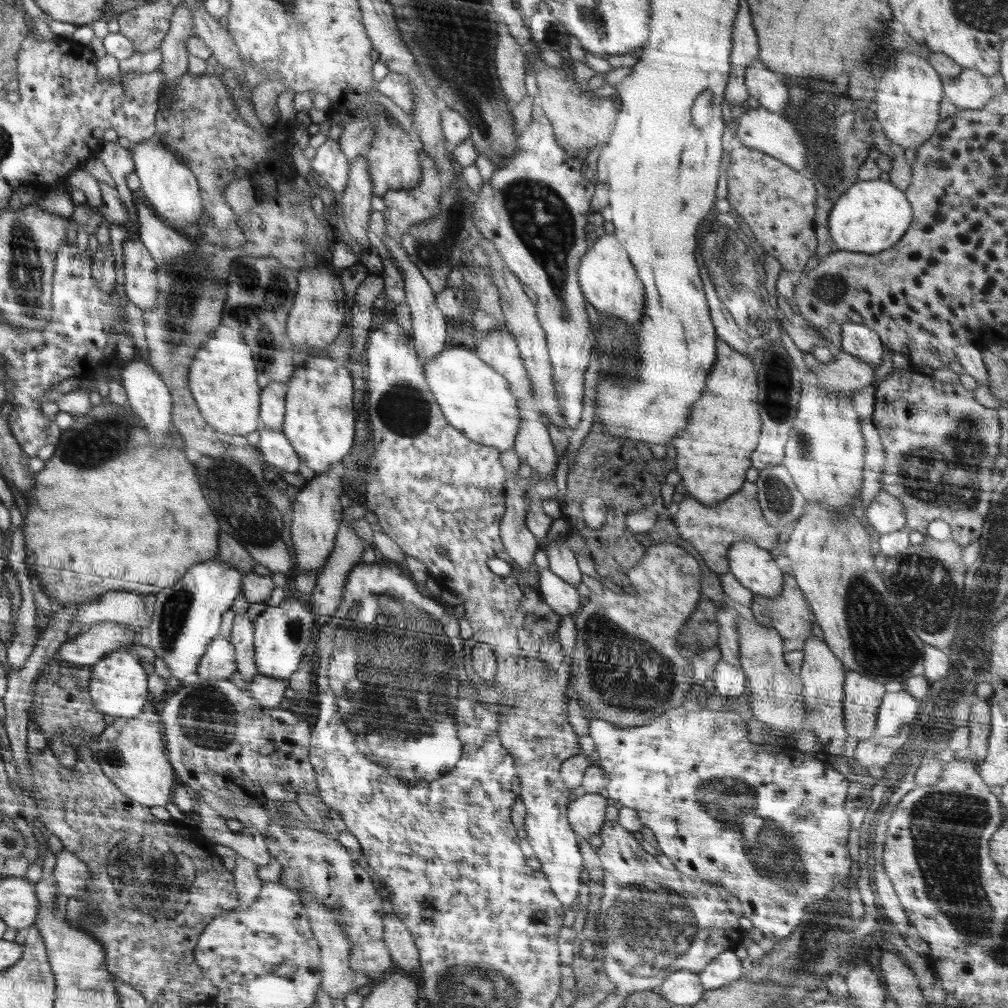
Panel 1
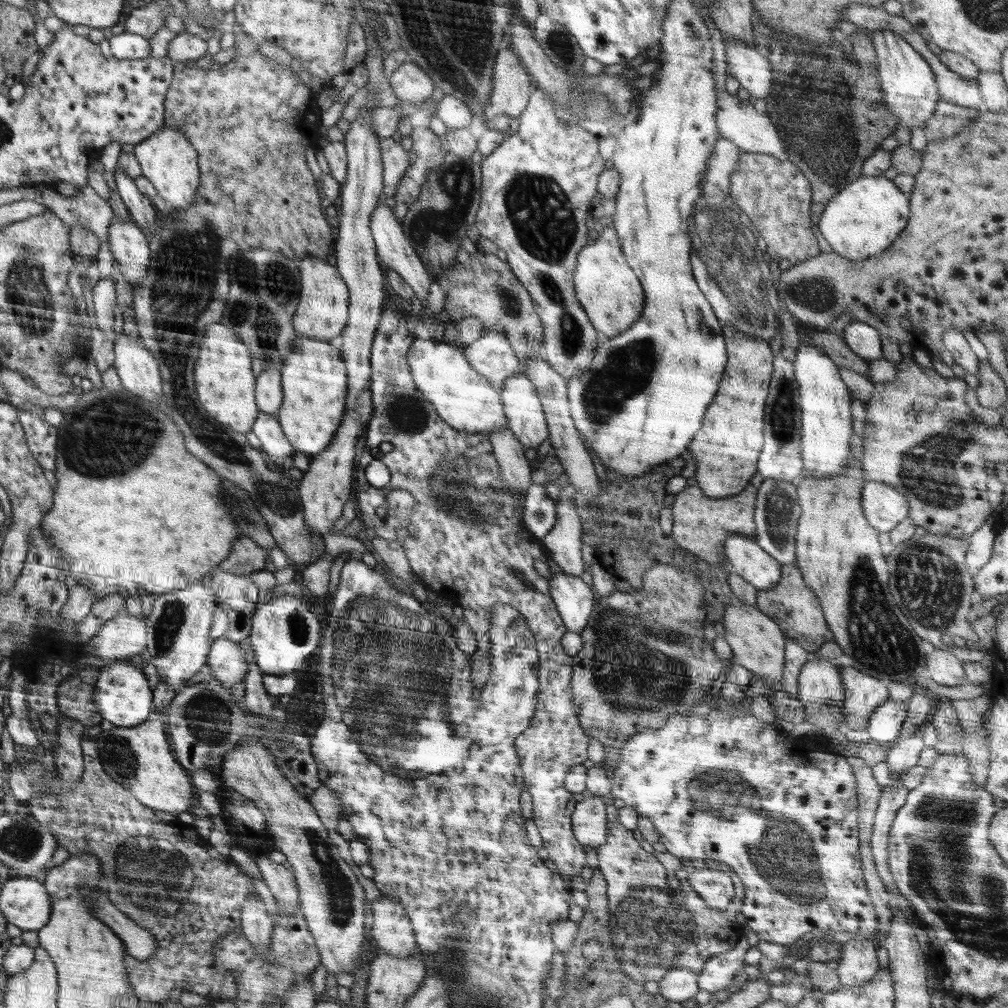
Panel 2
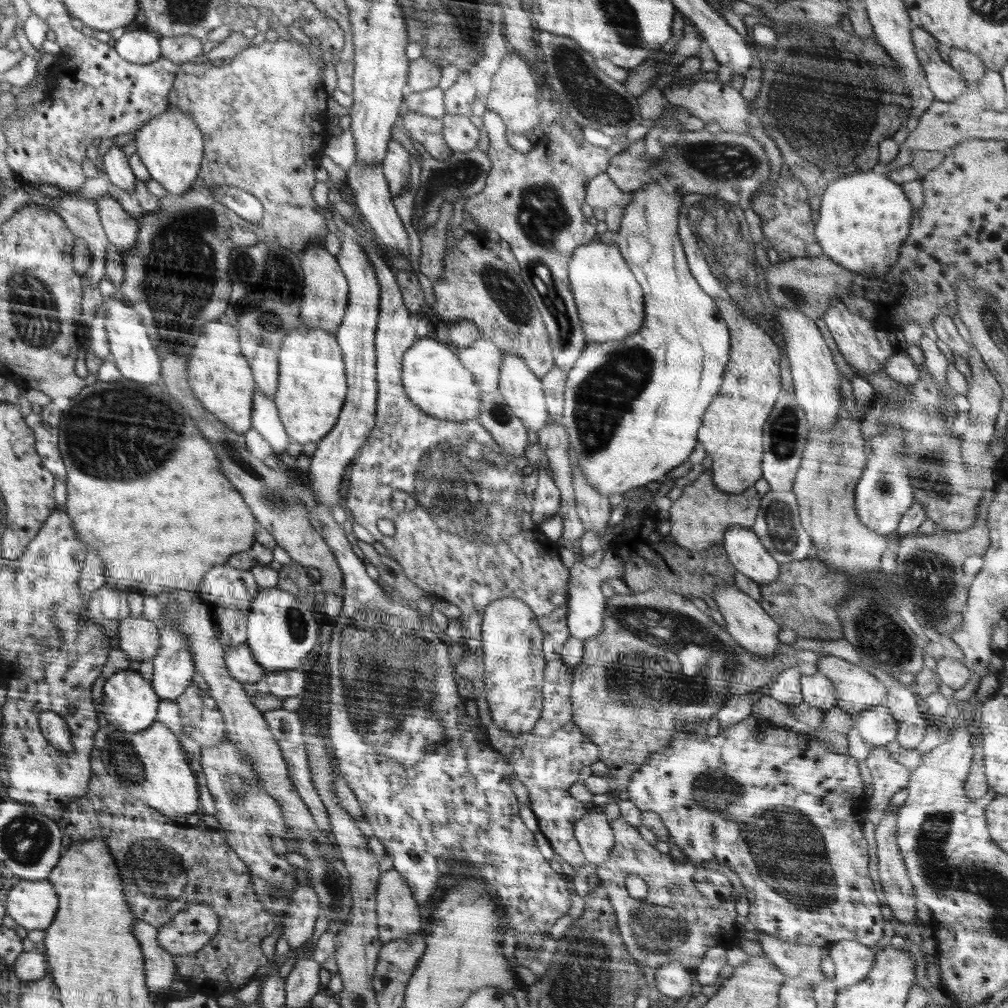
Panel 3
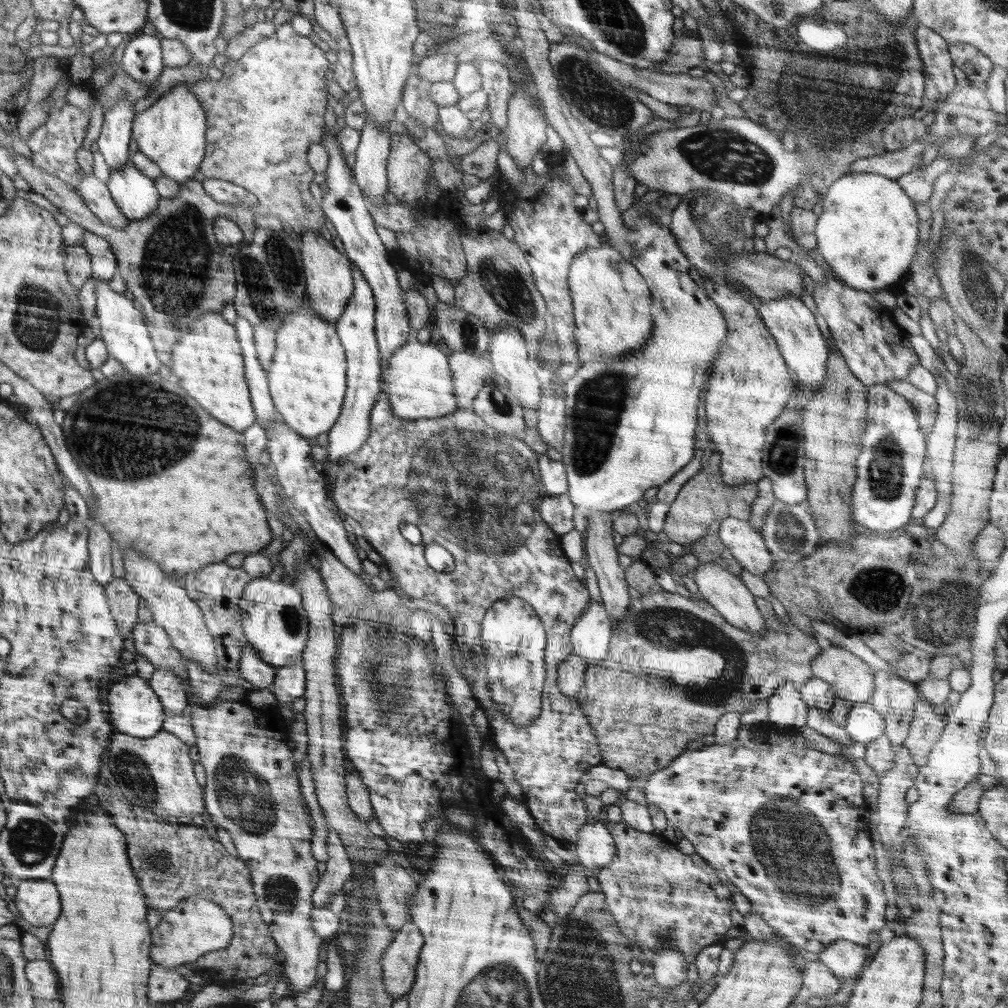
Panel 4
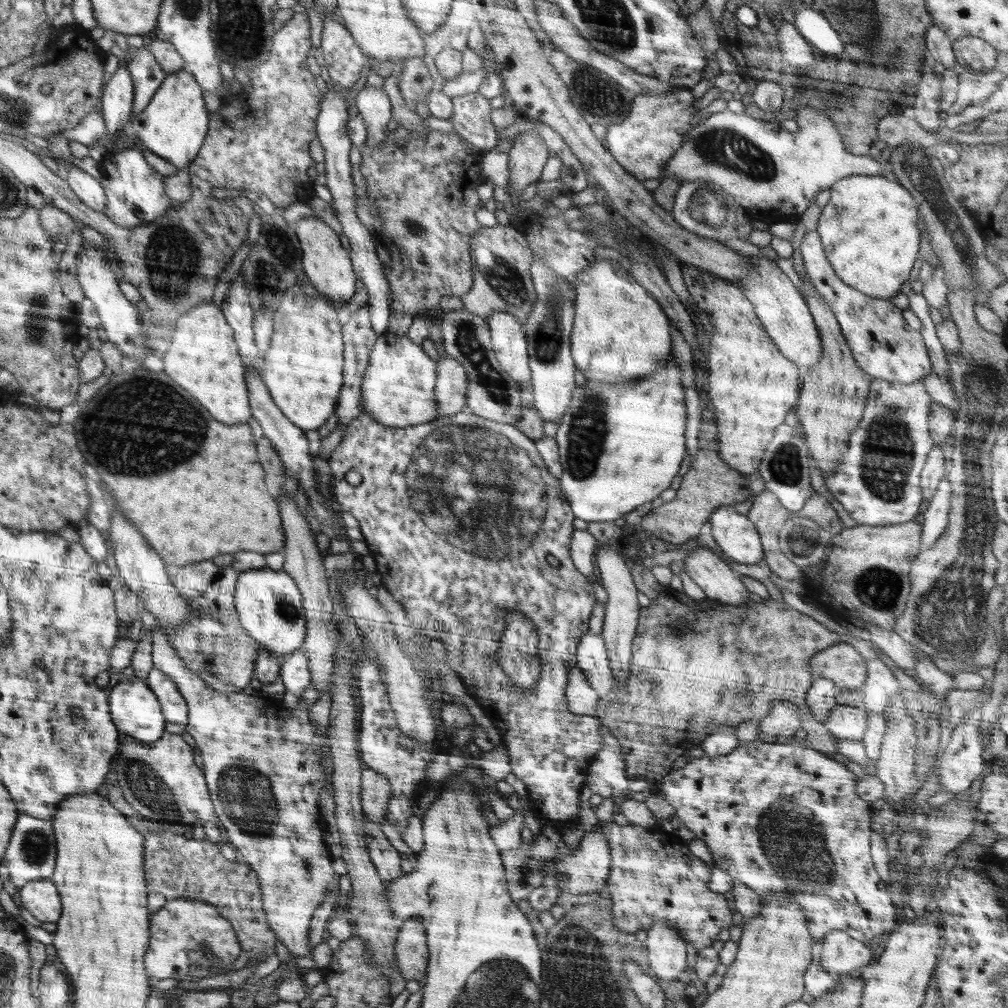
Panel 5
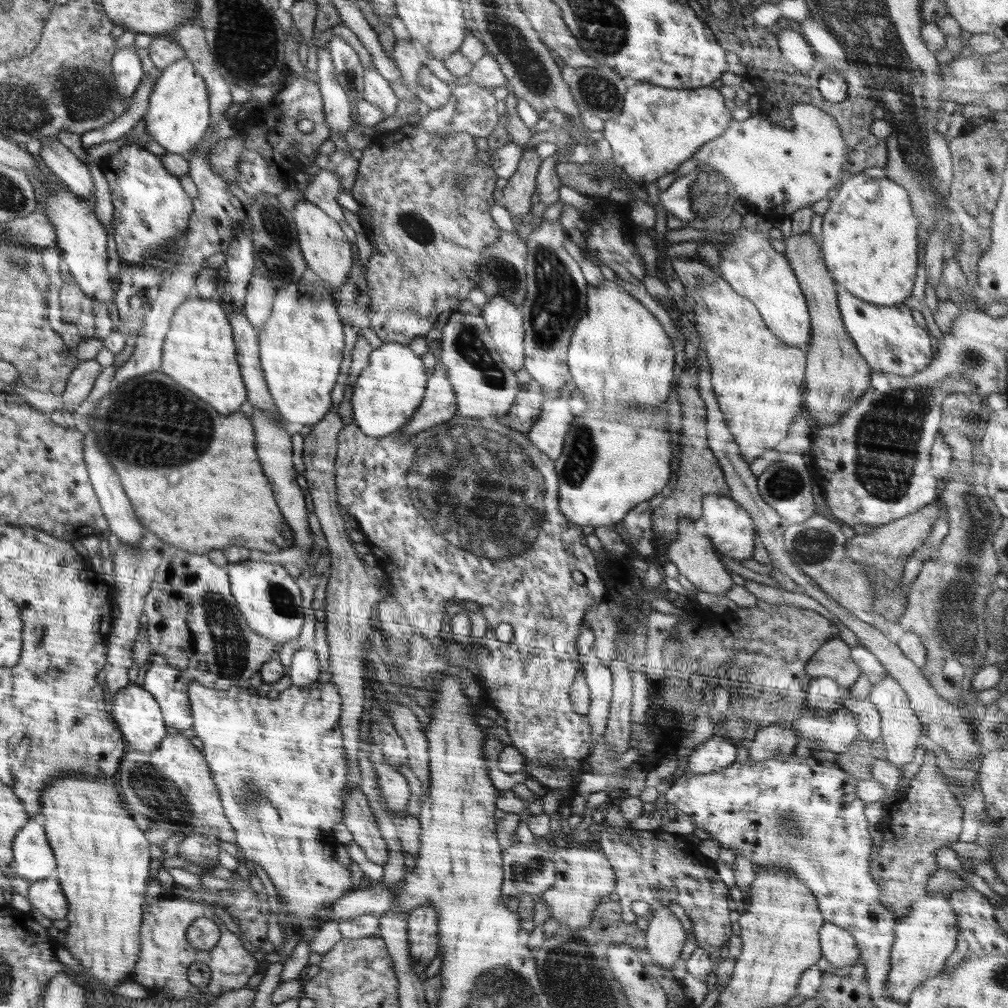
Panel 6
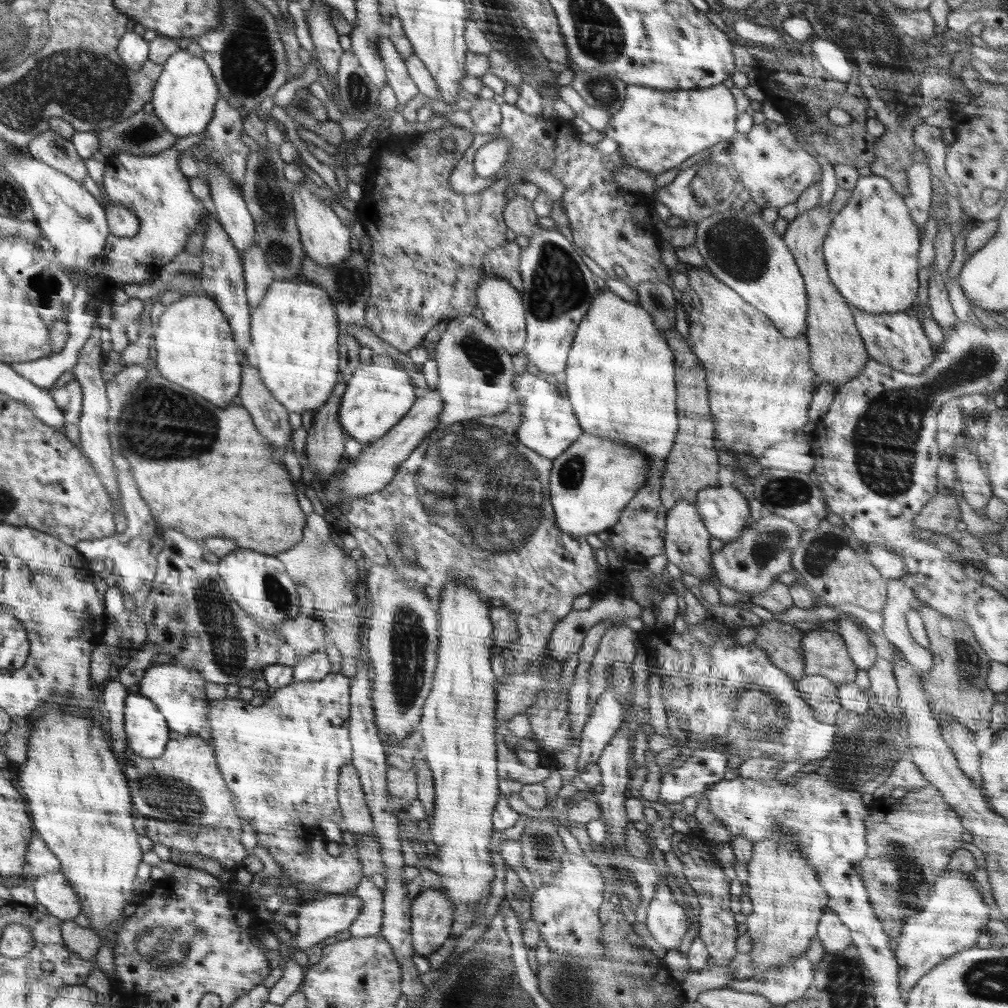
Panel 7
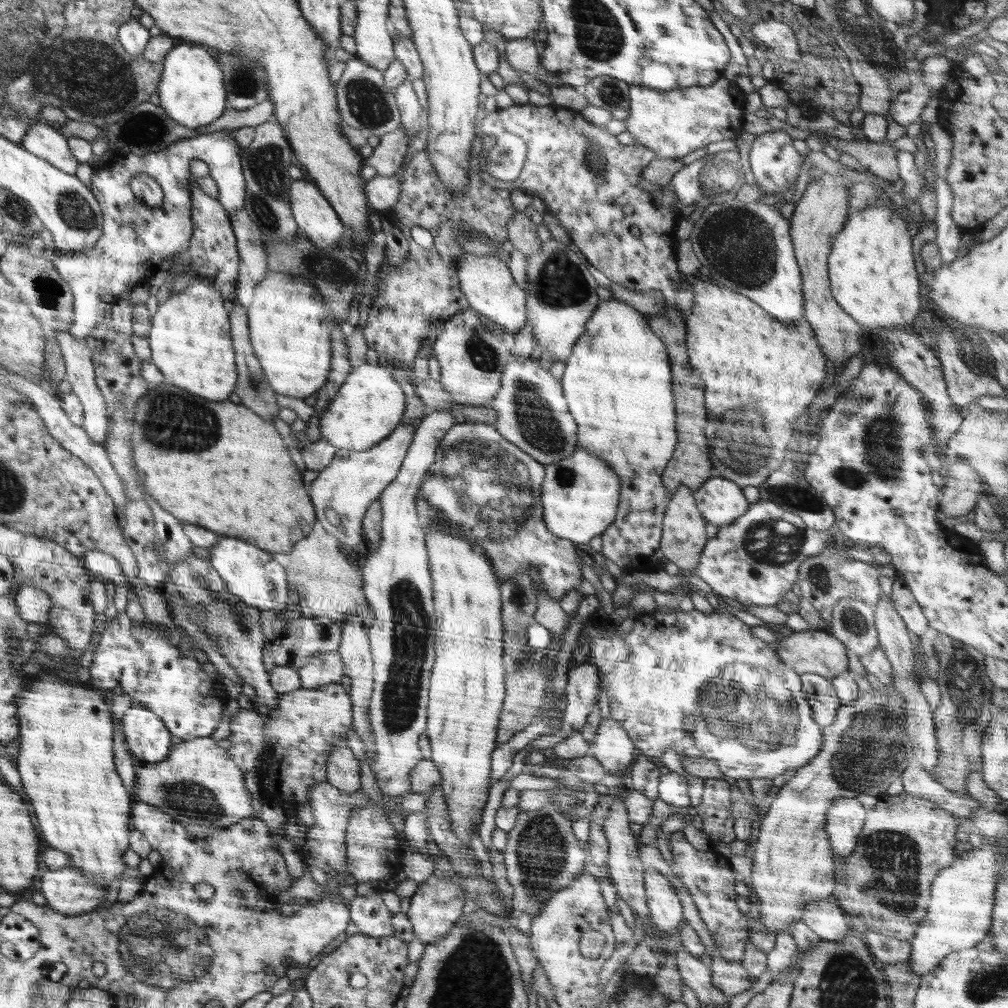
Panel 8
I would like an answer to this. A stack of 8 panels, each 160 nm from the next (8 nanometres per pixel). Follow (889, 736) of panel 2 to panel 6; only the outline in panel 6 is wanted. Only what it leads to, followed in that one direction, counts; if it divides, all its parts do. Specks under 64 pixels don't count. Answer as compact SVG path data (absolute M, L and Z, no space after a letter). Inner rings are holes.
M843 706L829 718L817 718L806 708L799 719L786 723L795 728L797 736L805 737L809 749L817 746L822 750L843 753L851 748L854 742L861 740L855 715Z

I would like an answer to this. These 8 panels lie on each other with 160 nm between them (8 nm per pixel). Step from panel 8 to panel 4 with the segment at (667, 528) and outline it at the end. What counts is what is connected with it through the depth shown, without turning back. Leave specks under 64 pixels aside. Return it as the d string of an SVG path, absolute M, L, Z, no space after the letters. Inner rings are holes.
M714 563L699 564L691 576L696 582L700 594L704 596L704 600L708 601L728 624L753 635L761 637L765 635L766 628L768 628L766 619L756 607L754 595L746 588L742 579Z

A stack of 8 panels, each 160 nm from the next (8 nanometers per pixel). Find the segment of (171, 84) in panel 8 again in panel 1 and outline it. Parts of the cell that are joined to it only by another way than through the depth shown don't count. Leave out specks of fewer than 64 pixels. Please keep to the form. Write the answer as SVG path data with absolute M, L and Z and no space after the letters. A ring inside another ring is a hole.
M157 138L135 144L131 157L135 164L133 172L141 180L139 192L150 208L168 220L176 230L194 224L202 212L202 199L198 192L197 177L190 172L190 166Z

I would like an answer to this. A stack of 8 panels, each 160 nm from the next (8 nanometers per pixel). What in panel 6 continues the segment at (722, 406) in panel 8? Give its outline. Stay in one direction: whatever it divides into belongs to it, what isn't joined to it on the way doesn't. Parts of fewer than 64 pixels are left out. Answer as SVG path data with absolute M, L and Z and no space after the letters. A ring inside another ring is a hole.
M672 256L671 265L682 281L686 294L677 298L676 307L682 316L686 316L697 330L698 338L706 350L712 374L712 388L718 400L718 406L726 418L726 424L740 446L742 458L751 463L768 448L774 448L788 436L792 420L802 412L805 385L806 353L797 346L787 345L774 336L763 321L755 304L738 295L721 275L709 264L700 259L680 261Z

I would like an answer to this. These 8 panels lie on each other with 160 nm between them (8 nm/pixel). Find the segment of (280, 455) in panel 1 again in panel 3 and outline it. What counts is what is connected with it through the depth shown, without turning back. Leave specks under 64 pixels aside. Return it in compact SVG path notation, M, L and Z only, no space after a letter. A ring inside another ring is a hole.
M260 389L253 394L253 427L269 442L276 455L285 454L291 438L280 420L275 402Z

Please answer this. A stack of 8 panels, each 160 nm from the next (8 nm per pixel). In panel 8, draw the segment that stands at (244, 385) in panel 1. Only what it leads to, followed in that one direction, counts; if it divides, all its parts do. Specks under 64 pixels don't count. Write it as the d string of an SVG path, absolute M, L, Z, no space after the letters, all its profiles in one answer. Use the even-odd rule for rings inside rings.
M197 276L184 291L172 292L151 316L147 340L153 363L174 386L213 400L227 400L234 392L236 366L230 342L230 324L222 294Z

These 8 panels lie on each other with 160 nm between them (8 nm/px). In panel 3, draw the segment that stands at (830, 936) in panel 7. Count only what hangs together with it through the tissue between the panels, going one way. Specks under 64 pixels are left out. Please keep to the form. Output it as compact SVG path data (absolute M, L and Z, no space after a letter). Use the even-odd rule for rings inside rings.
M842 940L830 945L829 955L836 966L832 980L839 991L866 980L876 962L876 953L868 946L852 940Z

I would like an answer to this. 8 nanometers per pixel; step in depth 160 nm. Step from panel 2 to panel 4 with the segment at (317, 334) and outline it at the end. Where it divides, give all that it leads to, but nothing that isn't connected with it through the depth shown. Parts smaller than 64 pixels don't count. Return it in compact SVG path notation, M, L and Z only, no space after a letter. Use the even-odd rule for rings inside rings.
M308 229L300 236L302 258L305 260L306 289L309 292L308 307L323 319L335 323L344 312L354 290L351 264L346 255L338 252L332 242L324 239L320 231Z

